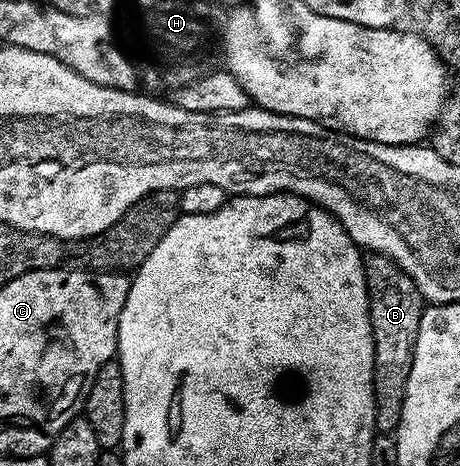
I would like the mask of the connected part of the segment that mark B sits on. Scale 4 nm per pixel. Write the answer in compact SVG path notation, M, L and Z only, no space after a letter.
M369 252L364 257L365 285L369 303L369 321L373 335L373 389L375 390L375 422L377 432L396 433L403 414L403 398L407 394L407 378L411 378L411 362L415 338L419 334L419 318L423 297L415 282L394 264L391 258Z

